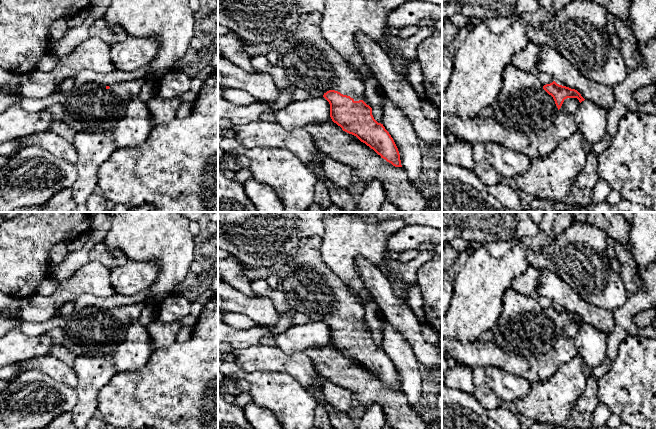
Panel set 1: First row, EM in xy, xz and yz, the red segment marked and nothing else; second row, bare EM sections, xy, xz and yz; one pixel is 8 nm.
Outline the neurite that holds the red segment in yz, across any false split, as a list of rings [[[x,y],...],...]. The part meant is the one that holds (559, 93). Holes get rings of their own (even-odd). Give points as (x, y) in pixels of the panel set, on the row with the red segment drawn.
[[[510,64],[503,72],[501,92],[490,107],[494,110],[492,117],[502,124],[520,131],[540,131],[555,120],[558,110],[567,98],[577,98],[580,103],[585,100],[575,89],[559,85],[555,81],[543,85],[536,73],[519,70]]]

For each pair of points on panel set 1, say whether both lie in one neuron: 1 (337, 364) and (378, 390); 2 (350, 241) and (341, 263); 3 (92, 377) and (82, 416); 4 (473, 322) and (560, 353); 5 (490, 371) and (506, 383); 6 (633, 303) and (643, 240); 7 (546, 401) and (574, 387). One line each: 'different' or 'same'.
1: same
2: same
3: same
4: different
5: same
6: different
7: same

